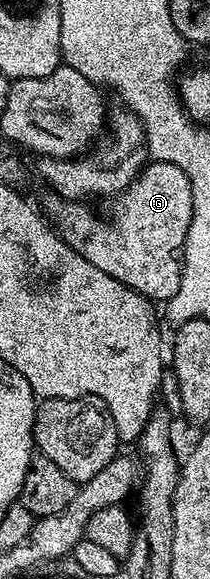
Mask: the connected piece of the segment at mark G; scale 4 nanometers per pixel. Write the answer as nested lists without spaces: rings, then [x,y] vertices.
[[[150,160],[126,189],[122,189],[112,198],[111,204],[113,217],[105,217],[100,221],[85,206],[88,204],[77,199],[49,195],[45,201],[44,212],[55,222],[57,232],[68,241],[76,253],[87,259],[87,263],[95,263],[99,271],[107,271],[111,279],[119,279],[119,283],[131,287],[136,293],[142,293],[154,303],[168,303],[175,291],[179,291],[181,282],[181,262],[185,251],[187,227],[193,214],[191,179],[187,179],[183,167],[175,167],[175,163]]]

